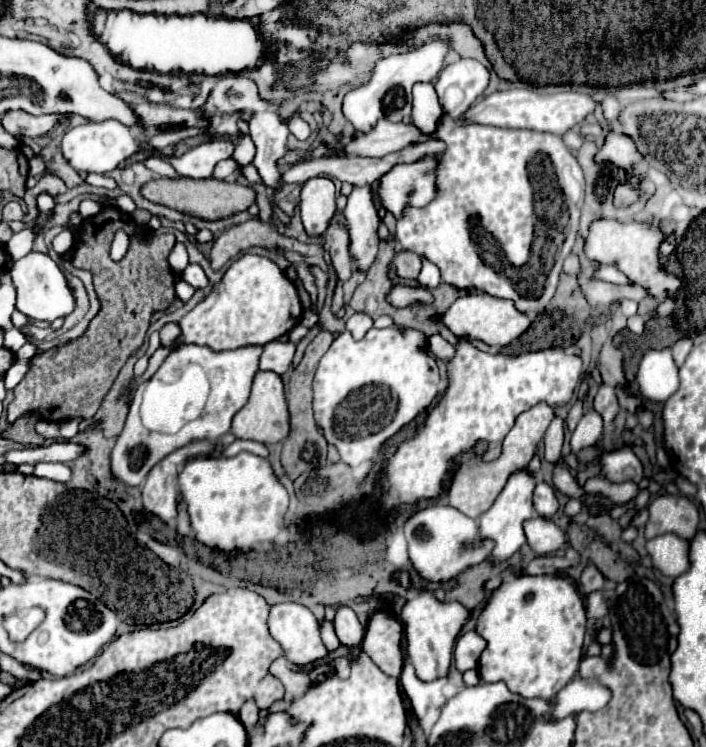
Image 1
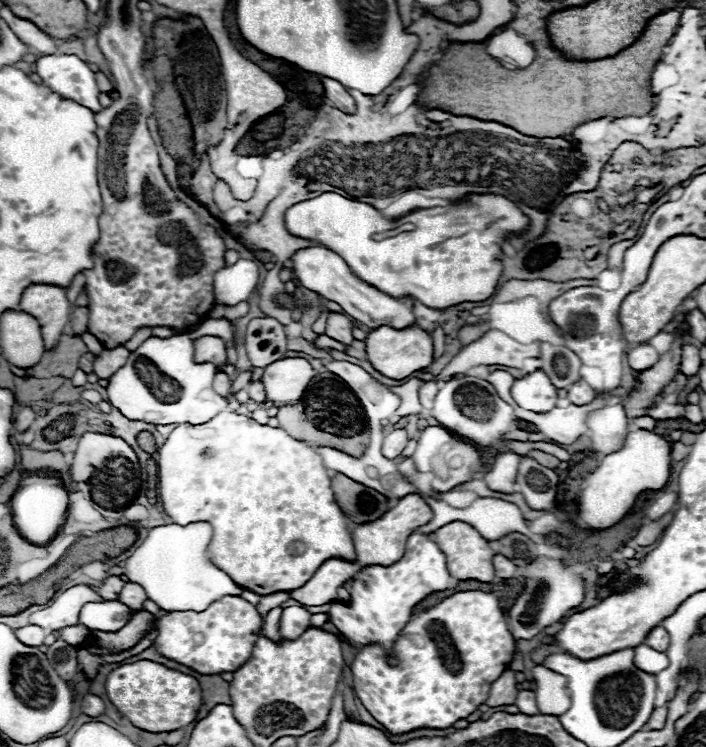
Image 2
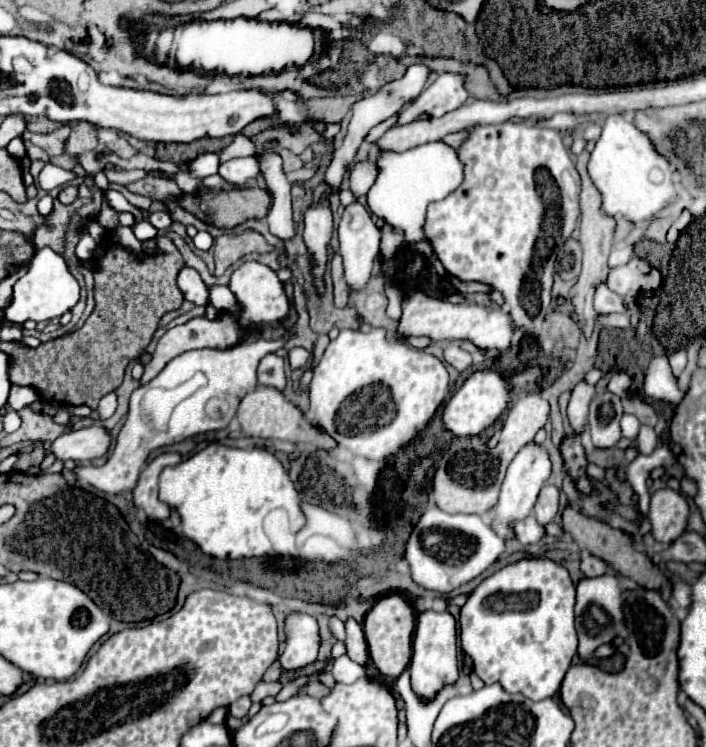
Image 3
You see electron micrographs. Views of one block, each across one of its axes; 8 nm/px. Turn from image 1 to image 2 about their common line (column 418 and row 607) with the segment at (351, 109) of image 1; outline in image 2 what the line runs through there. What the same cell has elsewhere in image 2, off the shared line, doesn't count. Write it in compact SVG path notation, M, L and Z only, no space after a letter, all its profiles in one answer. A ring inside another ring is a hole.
M74 586L62 594L56 594L44 610L38 610L30 616L30 624L36 624L44 628L46 632L54 632L66 626L78 624L80 608L86 602L104 602L96 592L90 590L90 586Z

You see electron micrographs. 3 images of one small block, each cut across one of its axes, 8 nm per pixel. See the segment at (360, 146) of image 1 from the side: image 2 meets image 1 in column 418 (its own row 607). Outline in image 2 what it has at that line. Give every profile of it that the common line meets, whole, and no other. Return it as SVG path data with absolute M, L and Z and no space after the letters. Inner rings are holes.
M126 582L124 588L122 588L122 592L118 594L118 600L120 600L122 604L126 604L128 608L132 608L132 610L138 612L138 610L142 610L144 600L148 600L148 598L146 598L146 592L144 592L144 588L142 588L140 584Z

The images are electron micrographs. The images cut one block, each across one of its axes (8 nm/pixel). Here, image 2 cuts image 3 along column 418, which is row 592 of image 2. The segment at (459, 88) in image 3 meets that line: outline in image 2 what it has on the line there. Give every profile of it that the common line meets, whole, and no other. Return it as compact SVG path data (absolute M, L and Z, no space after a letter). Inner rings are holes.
M108 576L108 578L104 580L104 584L98 586L98 588L94 588L94 590L96 590L104 600L116 600L118 594L120 594L120 590L124 588L124 584L126 584L126 582L122 582L118 576Z

